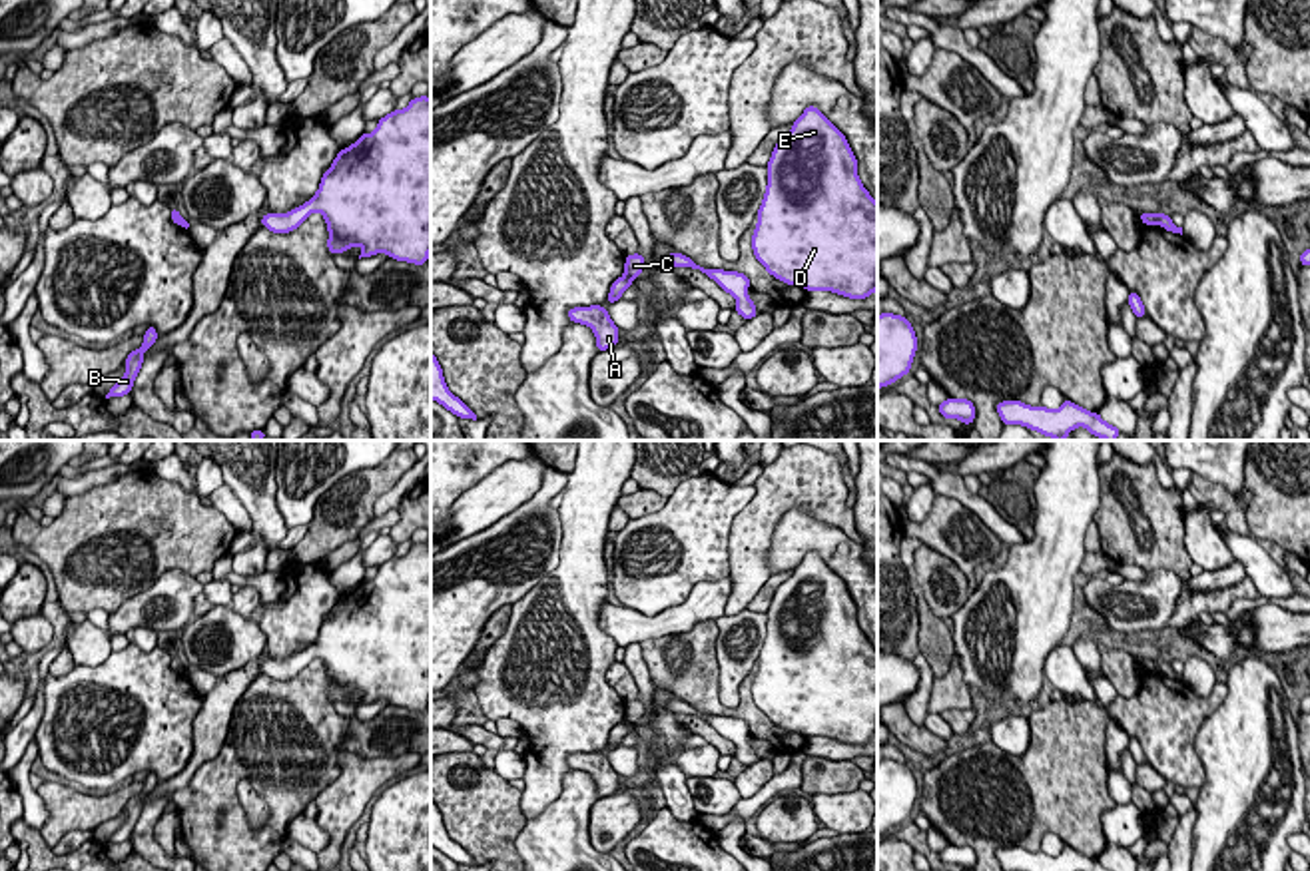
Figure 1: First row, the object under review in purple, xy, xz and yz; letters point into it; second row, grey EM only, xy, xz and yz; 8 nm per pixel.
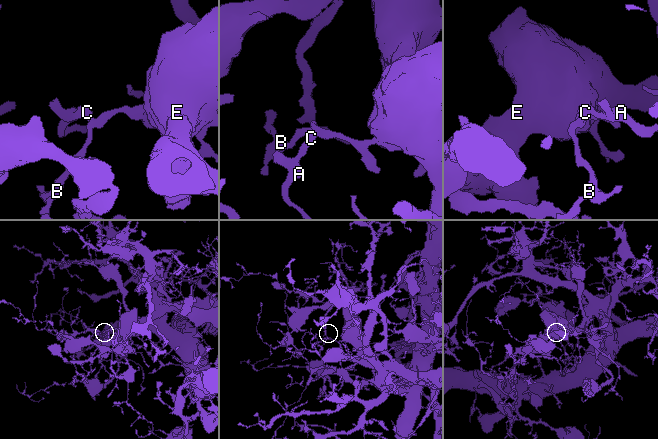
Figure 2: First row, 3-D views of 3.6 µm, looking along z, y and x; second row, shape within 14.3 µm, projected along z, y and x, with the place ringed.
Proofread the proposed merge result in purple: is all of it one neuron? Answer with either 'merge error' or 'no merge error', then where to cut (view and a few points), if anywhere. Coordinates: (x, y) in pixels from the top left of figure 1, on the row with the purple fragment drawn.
merge error; cut in xz along (627, 274), (633, 278)

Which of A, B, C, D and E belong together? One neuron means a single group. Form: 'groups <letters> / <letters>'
groups A / B C D E

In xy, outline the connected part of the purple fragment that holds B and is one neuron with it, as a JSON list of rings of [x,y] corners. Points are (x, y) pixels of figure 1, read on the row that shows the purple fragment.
[[[154,325],[148,327],[144,335],[144,345],[136,351],[132,351],[126,359],[126,375],[108,391],[106,399],[110,397],[124,397],[132,391],[136,375],[142,369],[144,353],[156,343],[158,331]]]

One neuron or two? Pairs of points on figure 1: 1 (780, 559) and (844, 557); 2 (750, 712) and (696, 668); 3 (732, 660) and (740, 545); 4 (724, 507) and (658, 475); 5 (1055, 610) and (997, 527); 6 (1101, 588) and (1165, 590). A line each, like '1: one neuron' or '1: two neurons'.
1: one neuron
2: one neuron
3: two neurons
4: two neurons
5: two neurons
6: one neuron

